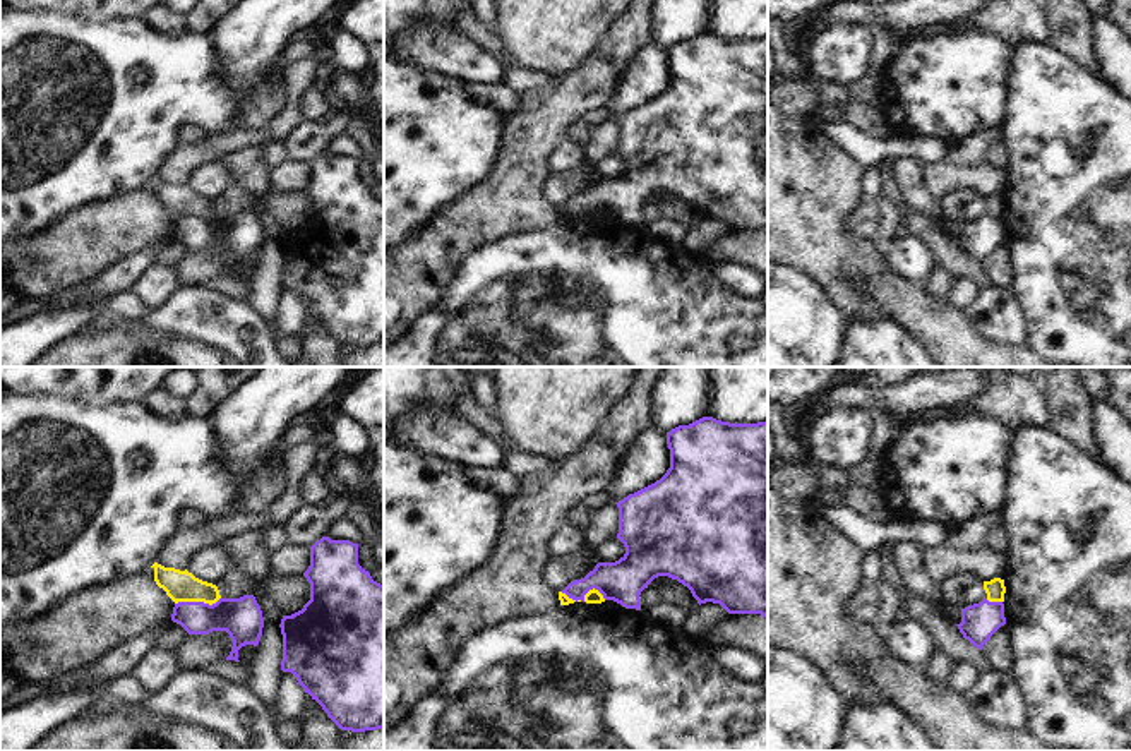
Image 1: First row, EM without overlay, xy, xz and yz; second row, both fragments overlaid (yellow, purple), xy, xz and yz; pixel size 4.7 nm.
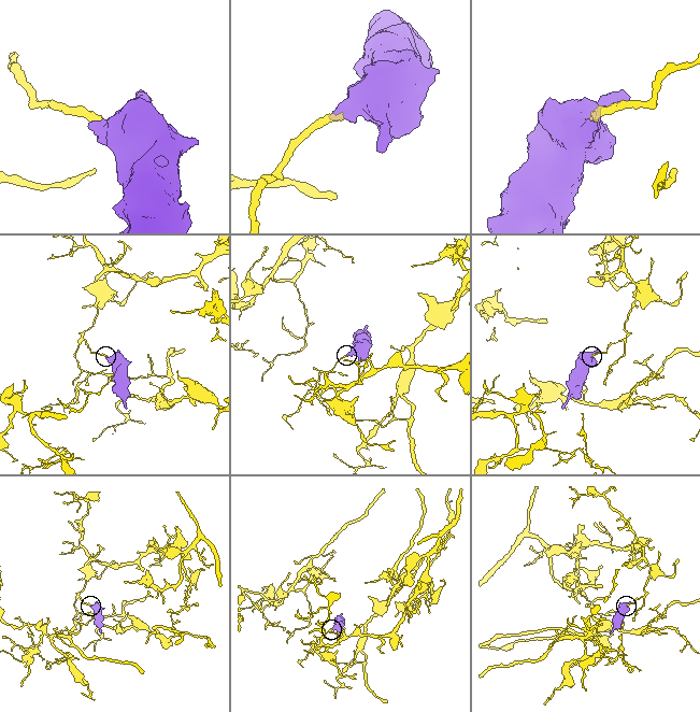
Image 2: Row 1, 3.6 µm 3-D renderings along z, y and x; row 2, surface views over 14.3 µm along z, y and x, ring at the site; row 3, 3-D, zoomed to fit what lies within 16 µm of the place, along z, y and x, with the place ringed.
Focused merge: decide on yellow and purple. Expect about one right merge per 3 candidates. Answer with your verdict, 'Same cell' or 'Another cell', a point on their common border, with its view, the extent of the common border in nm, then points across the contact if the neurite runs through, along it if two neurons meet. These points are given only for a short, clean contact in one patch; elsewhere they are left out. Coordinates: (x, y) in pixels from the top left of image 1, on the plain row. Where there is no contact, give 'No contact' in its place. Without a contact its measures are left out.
Another cell. Touches yellow at xz (585, 213). Shared border 220 nm. Boundary: xz (561, 208), (581, 216), (595, 204), (605, 215)

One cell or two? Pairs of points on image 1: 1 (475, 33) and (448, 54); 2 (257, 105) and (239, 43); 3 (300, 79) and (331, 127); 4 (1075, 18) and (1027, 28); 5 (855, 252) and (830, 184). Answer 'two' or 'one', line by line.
1: two
2: one
3: two
4: two
5: one

